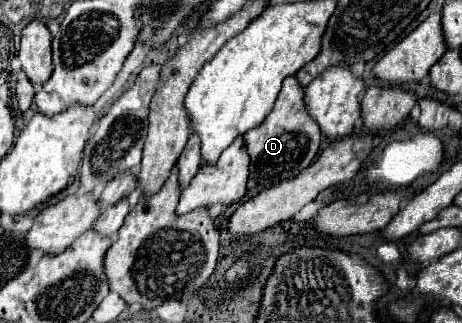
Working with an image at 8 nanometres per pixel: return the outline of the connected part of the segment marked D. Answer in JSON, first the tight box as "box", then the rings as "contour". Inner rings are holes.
{"box":[244,77,322,187],"contour":[[[288,77],[282,83],[280,95],[274,103],[274,109],[262,121],[262,127],[256,127],[254,131],[248,131],[244,135],[244,149],[250,155],[250,177],[262,187],[264,187],[266,177],[268,177],[268,181],[272,181],[272,183],[268,183],[268,187],[278,185],[280,181],[296,177],[302,169],[310,167],[316,159],[316,153],[322,143],[322,135],[318,131],[318,125],[304,113],[302,95],[304,95],[304,89],[298,87],[294,77]],[[302,133],[306,135],[306,143],[302,143],[304,141]]]}

